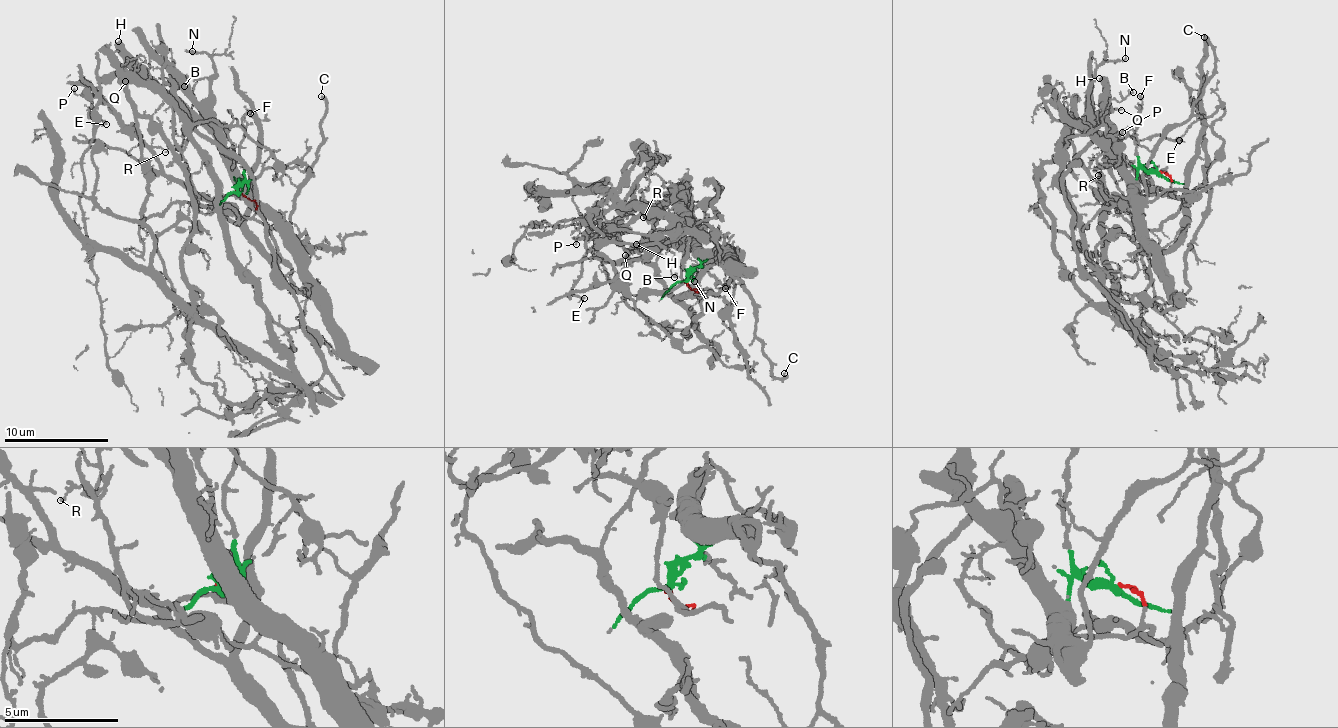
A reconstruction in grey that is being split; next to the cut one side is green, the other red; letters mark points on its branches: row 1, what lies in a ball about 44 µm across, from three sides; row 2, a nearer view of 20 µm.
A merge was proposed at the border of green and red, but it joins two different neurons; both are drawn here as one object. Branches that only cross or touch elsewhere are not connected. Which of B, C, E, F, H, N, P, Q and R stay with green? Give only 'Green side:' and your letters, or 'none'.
Green side: B, C, F, H, N, Q, R

